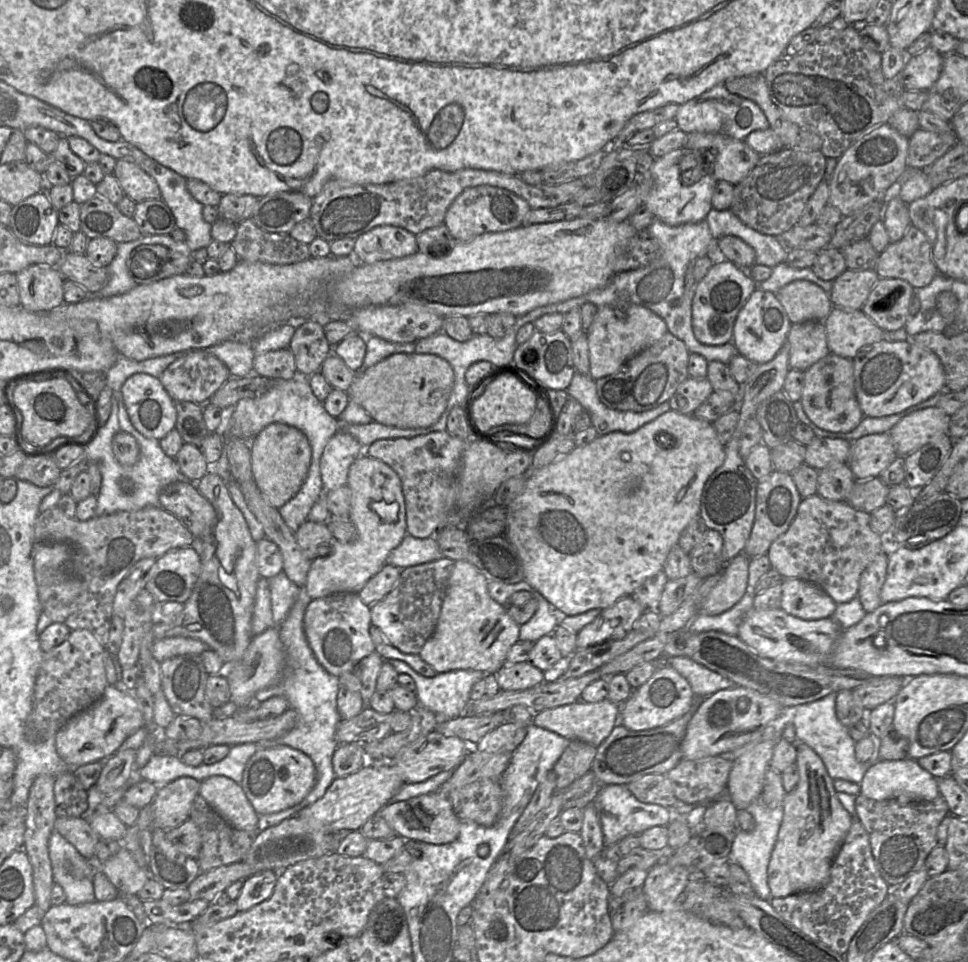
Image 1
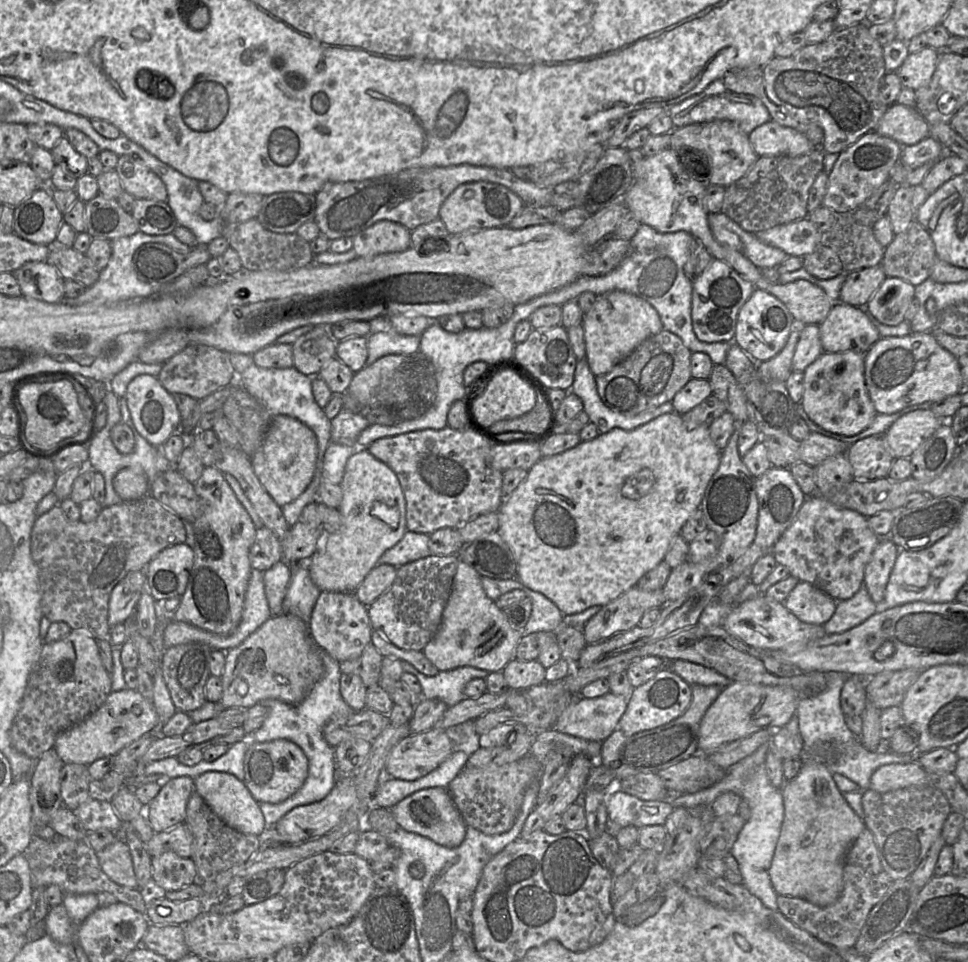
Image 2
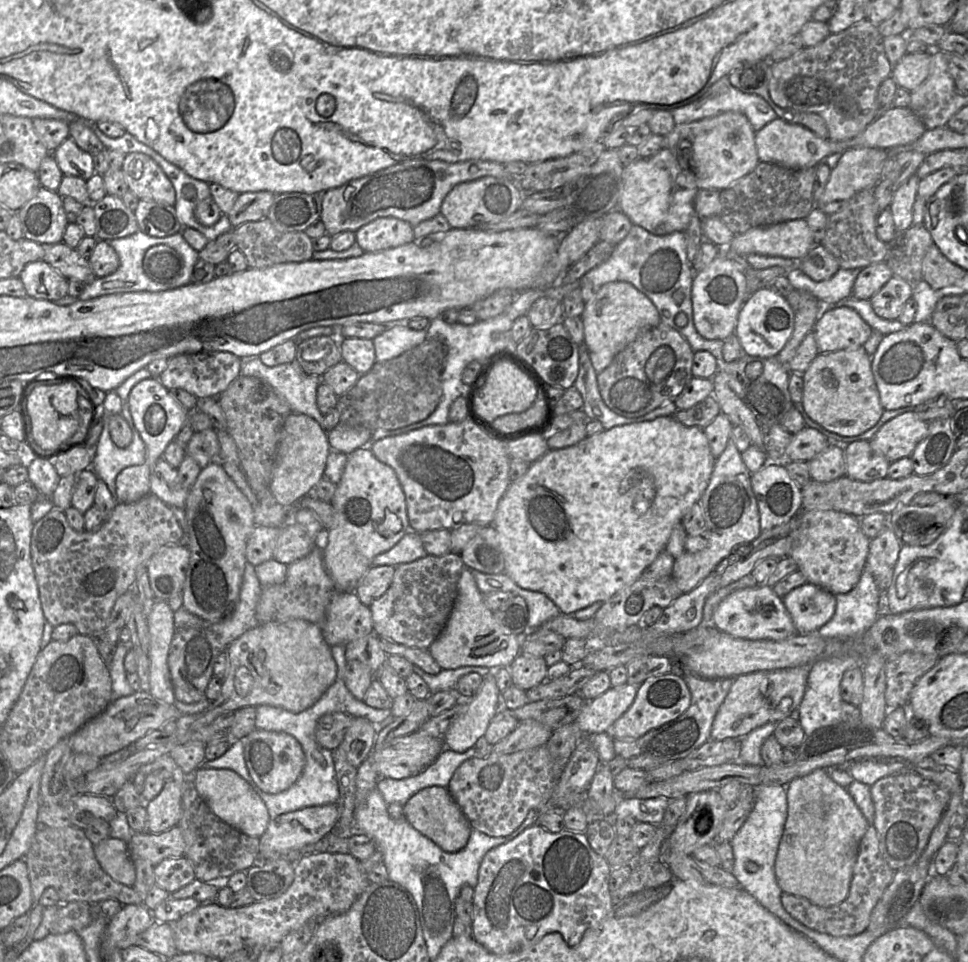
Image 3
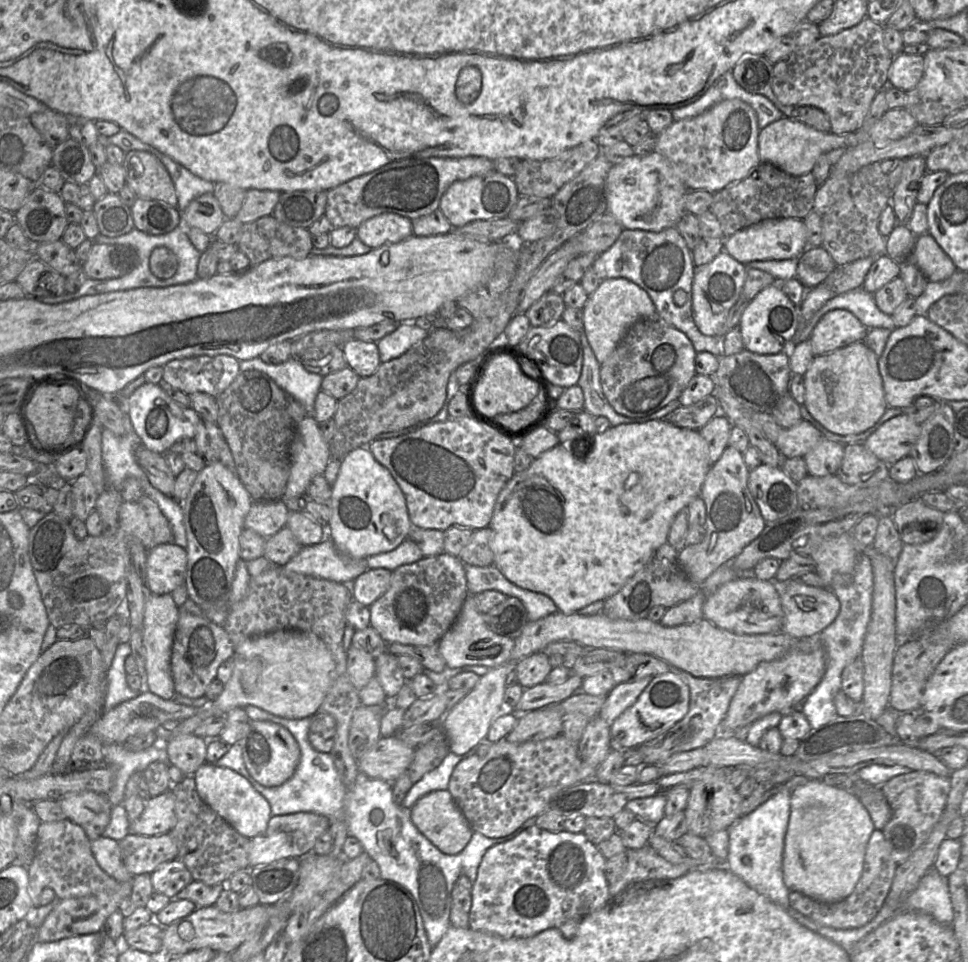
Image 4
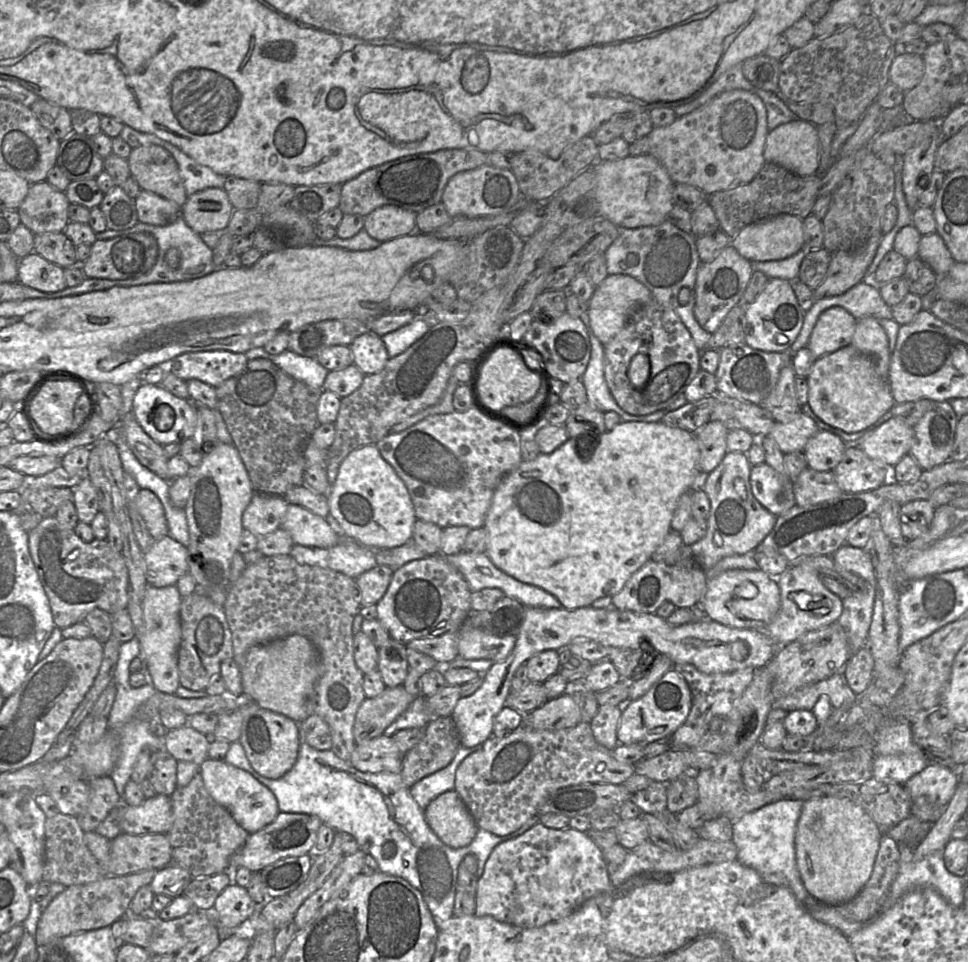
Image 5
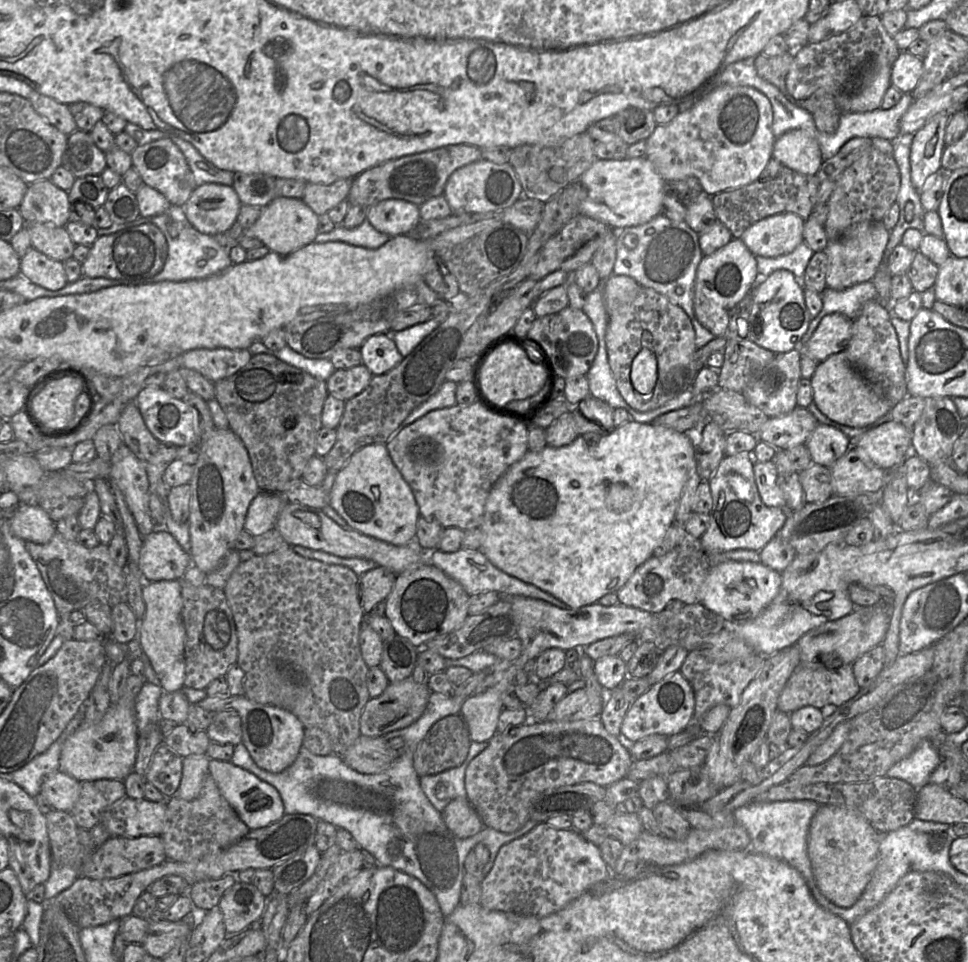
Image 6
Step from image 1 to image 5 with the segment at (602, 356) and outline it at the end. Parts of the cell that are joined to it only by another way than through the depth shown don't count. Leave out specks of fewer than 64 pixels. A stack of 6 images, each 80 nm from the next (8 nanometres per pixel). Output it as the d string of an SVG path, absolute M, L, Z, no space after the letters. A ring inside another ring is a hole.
M623 274L608 275L588 302L590 331L605 346L627 324L633 312L653 298L646 286L631 276Z

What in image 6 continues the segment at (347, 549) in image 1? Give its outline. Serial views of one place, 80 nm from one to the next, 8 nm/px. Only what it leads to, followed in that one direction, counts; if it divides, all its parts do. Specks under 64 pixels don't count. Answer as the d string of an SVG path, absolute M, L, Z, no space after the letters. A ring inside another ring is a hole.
M371 444L352 455L345 466L338 471L329 494L329 503L348 523L351 529L393 545L414 542L419 519L419 507L414 493L394 464L386 444Z

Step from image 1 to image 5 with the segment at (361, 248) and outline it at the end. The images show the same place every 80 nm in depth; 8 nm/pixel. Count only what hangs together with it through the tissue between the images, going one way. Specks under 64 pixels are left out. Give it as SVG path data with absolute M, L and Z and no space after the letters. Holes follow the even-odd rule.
M383 205L364 216L363 228L380 242L408 235L416 230L417 213L395 205Z

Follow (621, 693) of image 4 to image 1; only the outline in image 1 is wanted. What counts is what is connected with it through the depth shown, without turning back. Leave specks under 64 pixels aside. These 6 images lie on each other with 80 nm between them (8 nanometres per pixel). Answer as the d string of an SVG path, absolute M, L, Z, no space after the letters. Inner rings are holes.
M608 698L595 703L587 703L579 699L572 704L534 714L532 723L537 727L557 733L570 741L583 741L597 747L619 723L620 712L621 705L610 701Z

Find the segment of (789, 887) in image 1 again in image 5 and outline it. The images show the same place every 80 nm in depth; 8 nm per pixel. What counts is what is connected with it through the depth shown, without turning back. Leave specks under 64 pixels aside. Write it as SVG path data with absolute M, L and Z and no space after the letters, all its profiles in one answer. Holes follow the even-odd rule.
M847 798L805 800L796 827L795 858L807 892L833 907L855 898L871 876L882 834L867 812Z

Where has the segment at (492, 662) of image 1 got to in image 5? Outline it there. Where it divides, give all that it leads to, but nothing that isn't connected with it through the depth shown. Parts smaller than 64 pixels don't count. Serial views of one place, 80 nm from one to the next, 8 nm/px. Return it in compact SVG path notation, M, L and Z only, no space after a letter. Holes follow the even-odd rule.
M464 623L457 631L458 657L467 660L504 661L513 651L517 637L497 637Z

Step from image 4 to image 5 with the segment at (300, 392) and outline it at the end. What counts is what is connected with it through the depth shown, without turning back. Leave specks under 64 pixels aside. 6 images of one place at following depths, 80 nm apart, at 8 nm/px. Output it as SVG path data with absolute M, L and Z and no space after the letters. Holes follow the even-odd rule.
M257 347L247 351L245 355L248 360L269 359L291 377L314 389L324 390L324 382L330 372L316 358L301 356L289 349L279 355L271 355L263 347Z

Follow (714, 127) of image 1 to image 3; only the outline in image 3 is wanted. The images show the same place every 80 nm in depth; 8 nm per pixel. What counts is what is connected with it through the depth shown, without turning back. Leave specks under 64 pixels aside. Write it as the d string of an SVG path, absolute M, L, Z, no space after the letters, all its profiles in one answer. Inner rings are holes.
M727 76L713 83L697 100L670 112L675 125L679 125L729 111L745 115L755 132L778 118L765 99L736 89Z

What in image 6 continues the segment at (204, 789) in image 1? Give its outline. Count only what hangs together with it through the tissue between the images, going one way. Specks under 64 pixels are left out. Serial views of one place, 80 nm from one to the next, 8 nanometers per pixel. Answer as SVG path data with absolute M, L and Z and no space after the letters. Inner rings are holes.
M211 759L209 775L214 779L220 793L250 830L266 827L284 816L284 805L279 792L251 772L231 762Z

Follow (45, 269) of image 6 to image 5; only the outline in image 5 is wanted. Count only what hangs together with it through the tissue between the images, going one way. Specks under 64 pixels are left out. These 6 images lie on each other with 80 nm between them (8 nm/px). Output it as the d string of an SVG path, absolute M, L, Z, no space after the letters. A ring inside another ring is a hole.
M36 252L19 260L17 281L42 292L58 292L67 287L63 268Z

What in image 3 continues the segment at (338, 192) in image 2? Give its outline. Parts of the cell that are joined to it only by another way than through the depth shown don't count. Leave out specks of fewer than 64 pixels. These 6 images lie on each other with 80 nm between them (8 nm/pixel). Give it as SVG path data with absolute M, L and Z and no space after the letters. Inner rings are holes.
M405 160L323 192L320 220L324 223L326 234L329 236L343 231L355 232L379 217L394 217L415 227L440 213L444 198L454 186L485 176L516 183L516 178L504 168L504 165L494 161Z

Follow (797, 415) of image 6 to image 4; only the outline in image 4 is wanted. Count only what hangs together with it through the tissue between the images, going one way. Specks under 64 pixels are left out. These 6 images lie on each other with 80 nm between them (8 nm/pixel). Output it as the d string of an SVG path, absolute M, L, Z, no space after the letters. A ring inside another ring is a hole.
M801 419L796 425L782 429L775 446L782 457L804 457L824 437L812 424Z

